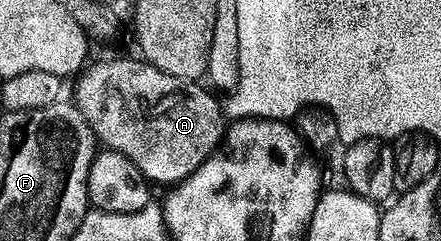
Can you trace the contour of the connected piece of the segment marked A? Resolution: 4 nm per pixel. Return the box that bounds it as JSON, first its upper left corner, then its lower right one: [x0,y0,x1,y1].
[75,59,227,186]

